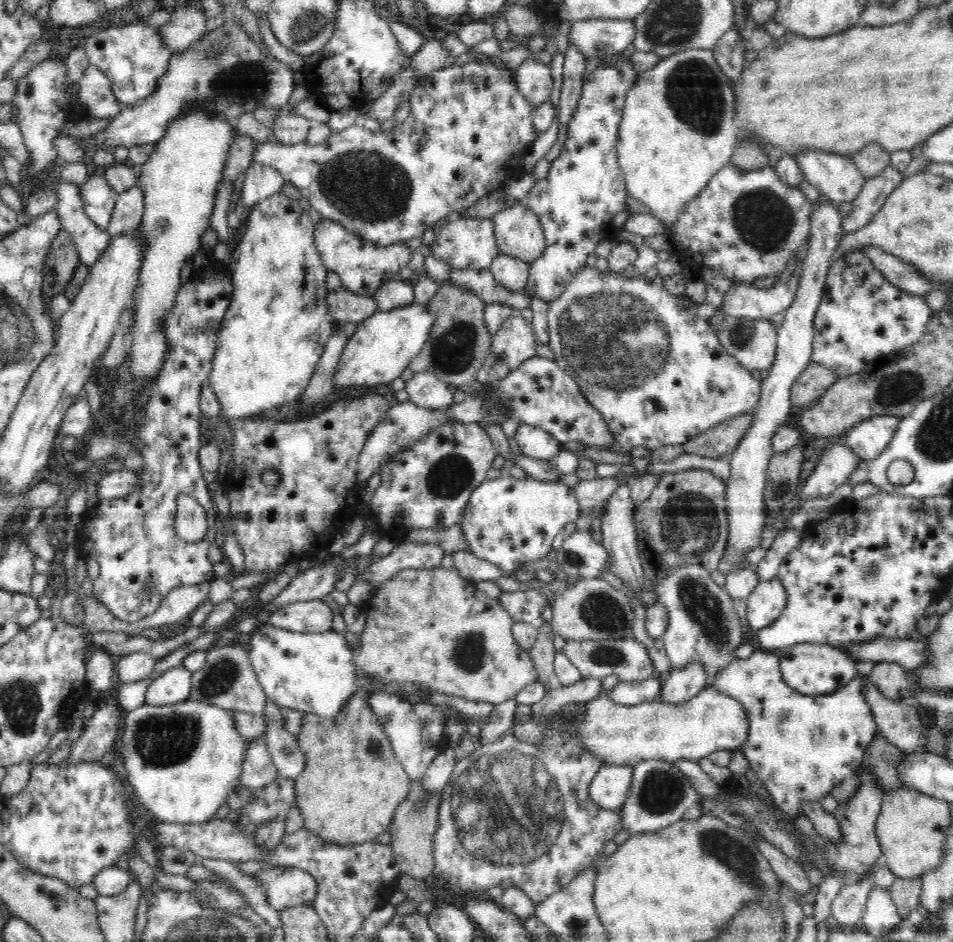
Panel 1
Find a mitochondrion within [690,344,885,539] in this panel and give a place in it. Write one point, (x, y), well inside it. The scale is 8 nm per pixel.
(781, 489)

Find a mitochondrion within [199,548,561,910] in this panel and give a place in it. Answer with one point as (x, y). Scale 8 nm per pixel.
(469, 652)

